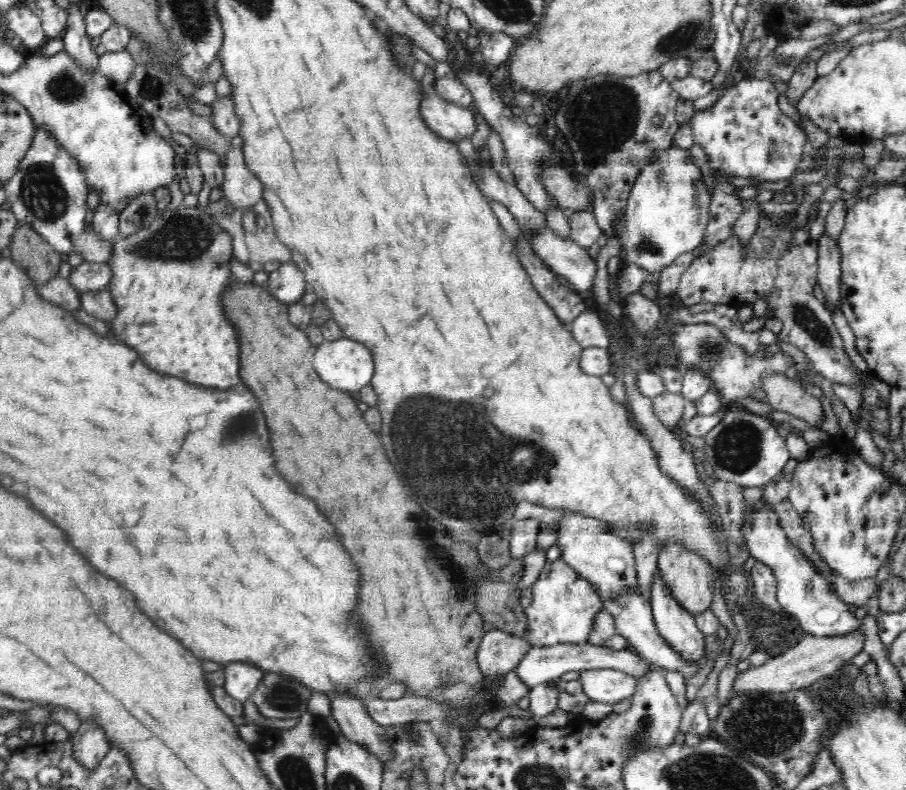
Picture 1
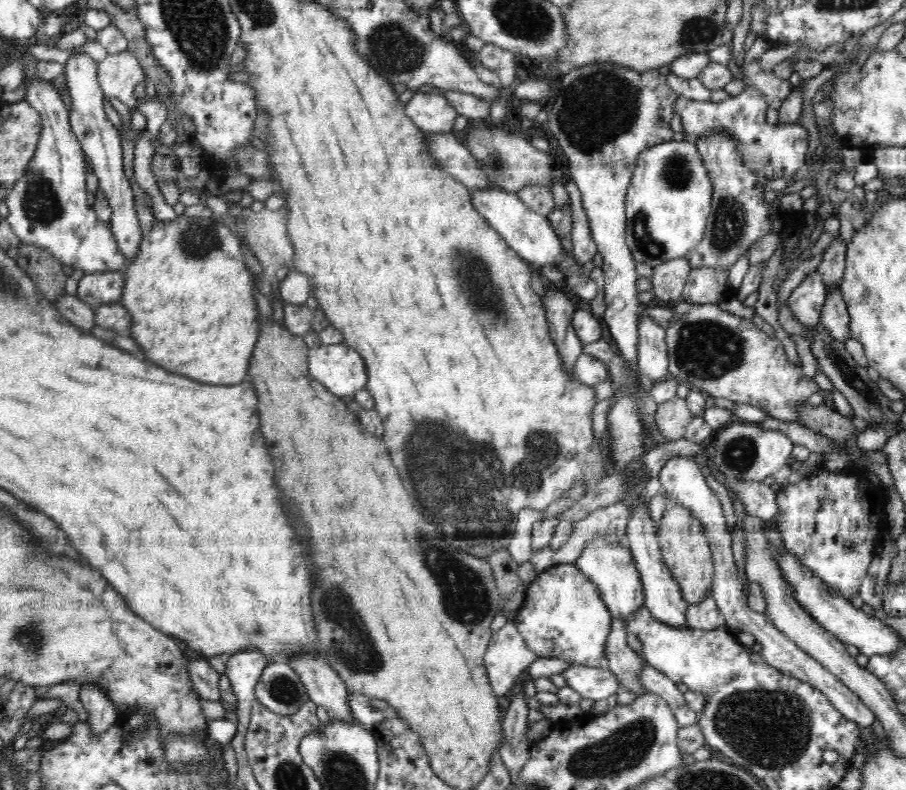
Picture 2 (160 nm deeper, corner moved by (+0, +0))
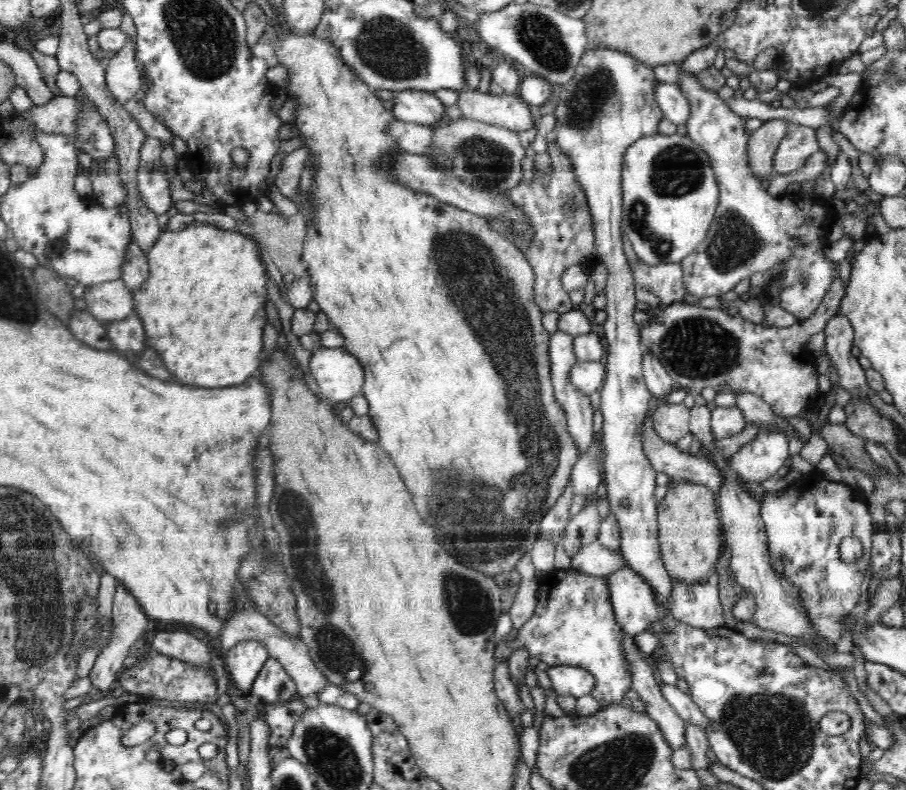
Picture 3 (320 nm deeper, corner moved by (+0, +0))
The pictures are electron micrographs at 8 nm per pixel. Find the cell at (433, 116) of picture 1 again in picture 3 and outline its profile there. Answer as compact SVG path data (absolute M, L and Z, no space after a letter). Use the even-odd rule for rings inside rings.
M423 90L393 91L392 112L396 120L435 126L447 120L446 106L434 95Z

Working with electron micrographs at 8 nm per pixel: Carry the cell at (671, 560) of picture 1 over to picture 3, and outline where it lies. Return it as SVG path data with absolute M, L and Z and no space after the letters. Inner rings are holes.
M670 481L667 485L666 496L658 503L658 536L663 565L666 567L668 574L678 582L687 585L707 582L709 576L715 572L717 560L721 558L725 543L715 495L710 488L703 485L691 484L690 482L677 484L677 482Z

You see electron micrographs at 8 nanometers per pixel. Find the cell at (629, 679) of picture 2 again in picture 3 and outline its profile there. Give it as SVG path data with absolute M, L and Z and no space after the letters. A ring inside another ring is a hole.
M624 633L624 659L630 663L632 687L645 704L645 711L655 719L664 731L666 741L673 750L682 748L686 742L685 720L674 710L660 691L659 677L652 663L646 663L636 650L634 636Z

